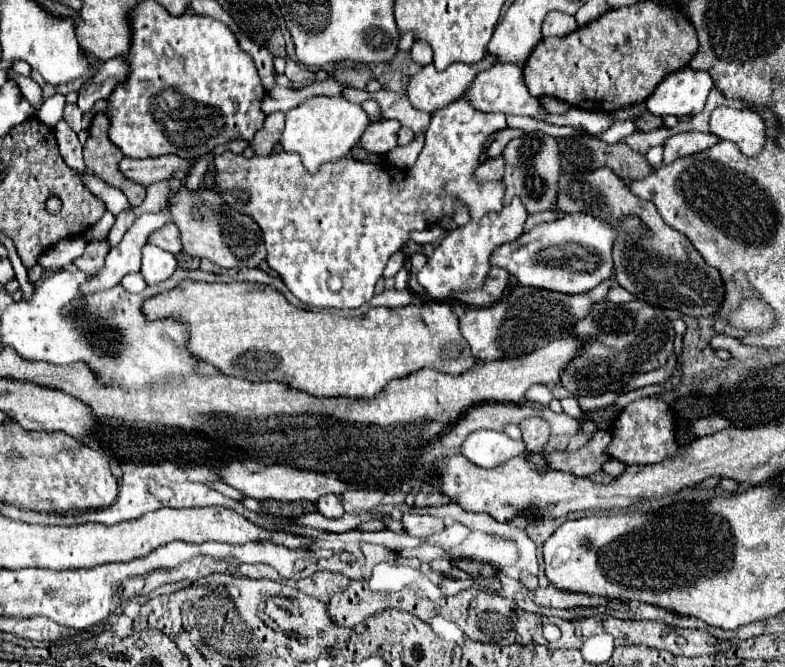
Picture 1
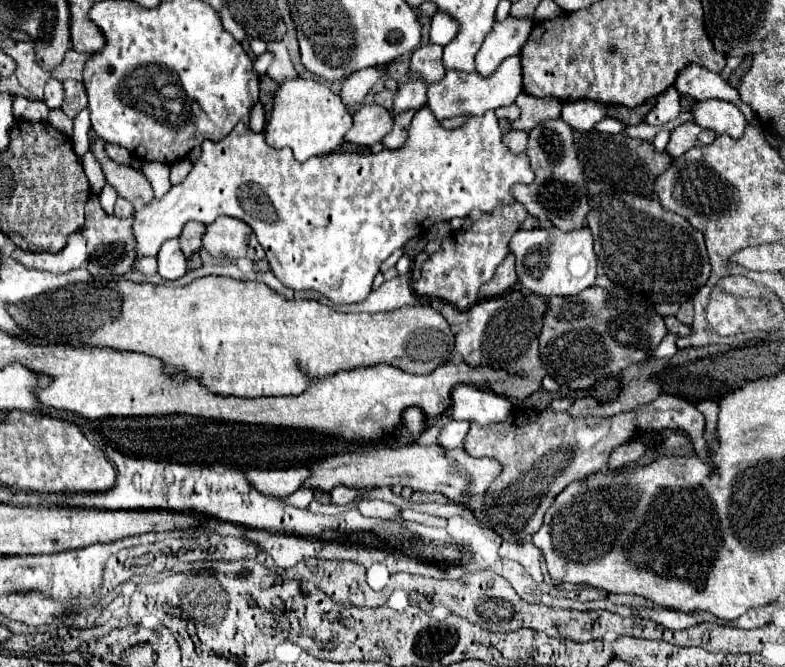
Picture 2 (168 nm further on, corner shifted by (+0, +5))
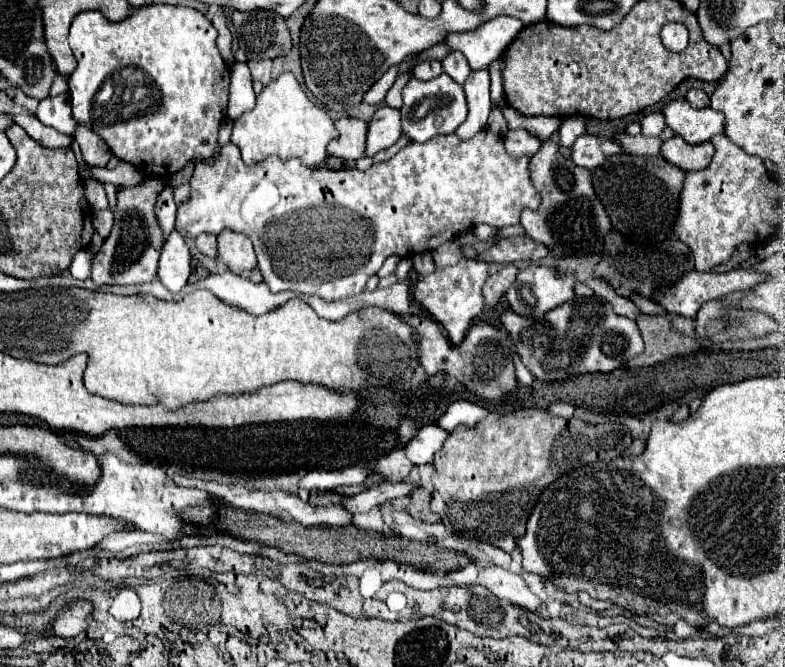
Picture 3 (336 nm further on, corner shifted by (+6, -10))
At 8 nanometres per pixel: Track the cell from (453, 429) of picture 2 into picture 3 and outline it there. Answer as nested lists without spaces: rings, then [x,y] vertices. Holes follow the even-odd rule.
[[[426,425],[418,431],[418,435],[404,447],[408,459],[414,465],[426,465],[434,461],[434,455],[444,447],[448,439],[448,431],[438,425]]]

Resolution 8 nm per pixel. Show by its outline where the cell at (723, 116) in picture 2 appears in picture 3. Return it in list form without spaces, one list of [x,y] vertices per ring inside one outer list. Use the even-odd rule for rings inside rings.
[[[684,99],[672,101],[662,109],[666,125],[686,143],[698,145],[724,133],[724,115],[714,109],[694,109]]]

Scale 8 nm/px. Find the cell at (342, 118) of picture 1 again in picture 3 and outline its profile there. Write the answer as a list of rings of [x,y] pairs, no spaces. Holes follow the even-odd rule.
[[[284,73],[266,85],[256,97],[256,107],[236,119],[232,131],[232,143],[240,147],[246,163],[260,163],[270,155],[276,155],[284,161],[300,159],[306,167],[316,167],[326,159],[326,147],[334,139],[338,139],[334,121],[306,97],[292,73]]]

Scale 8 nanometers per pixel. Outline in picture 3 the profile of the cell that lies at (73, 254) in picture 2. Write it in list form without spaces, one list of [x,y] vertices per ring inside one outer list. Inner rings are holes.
[[[82,249],[82,251],[78,251],[76,255],[74,255],[74,259],[72,259],[72,265],[70,265],[70,275],[74,277],[74,279],[88,279],[88,275],[90,275],[90,261],[92,261],[92,251],[90,249]]]

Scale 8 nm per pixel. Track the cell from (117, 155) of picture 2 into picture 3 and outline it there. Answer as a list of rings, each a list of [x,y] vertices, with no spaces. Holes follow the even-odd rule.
[[[78,125],[78,135],[74,135],[74,139],[78,141],[80,145],[80,151],[82,151],[82,157],[88,165],[94,165],[94,167],[106,167],[108,159],[110,159],[110,149],[106,147],[106,143],[90,129]]]

